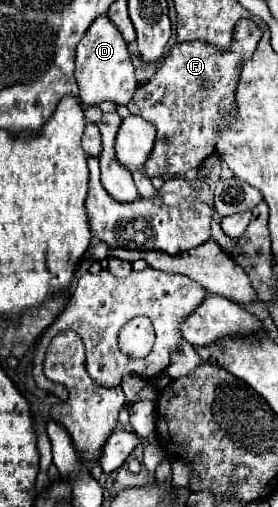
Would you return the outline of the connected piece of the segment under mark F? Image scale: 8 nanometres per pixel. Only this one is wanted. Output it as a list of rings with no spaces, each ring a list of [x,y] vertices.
[[[242,19],[234,29],[230,51],[216,51],[202,41],[178,43],[170,49],[152,79],[136,89],[128,109],[156,129],[154,149],[144,163],[148,177],[182,177],[186,171],[198,169],[214,153],[214,137],[222,127],[220,123],[224,123],[222,115],[232,111],[234,105],[240,61],[252,55],[260,33],[254,21]]]

